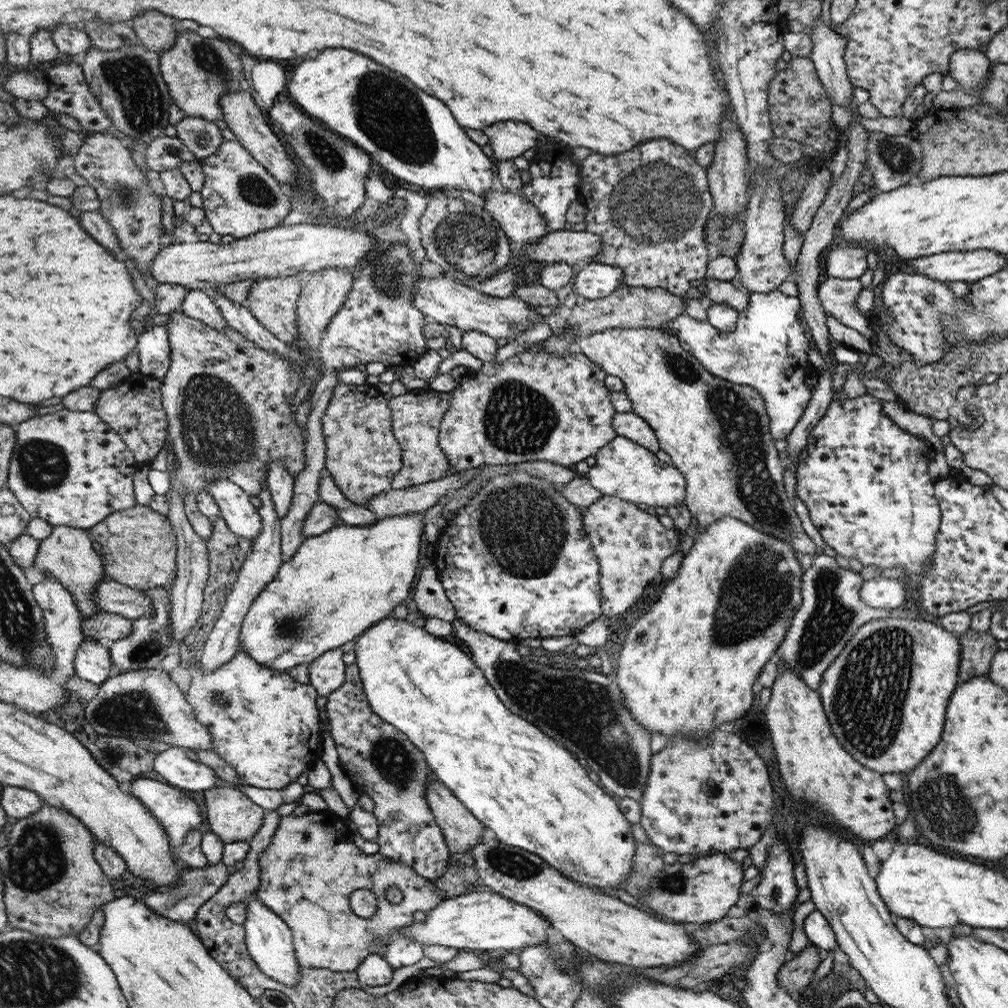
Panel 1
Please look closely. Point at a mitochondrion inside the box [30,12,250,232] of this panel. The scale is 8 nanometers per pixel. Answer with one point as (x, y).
(130, 77)

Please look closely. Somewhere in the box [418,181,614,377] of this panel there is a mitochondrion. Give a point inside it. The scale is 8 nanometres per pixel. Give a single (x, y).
(462, 238)

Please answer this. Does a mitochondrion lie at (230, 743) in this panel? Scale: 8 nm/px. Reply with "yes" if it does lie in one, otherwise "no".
no

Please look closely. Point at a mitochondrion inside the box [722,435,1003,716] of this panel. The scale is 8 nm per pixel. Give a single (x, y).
(829, 623)

